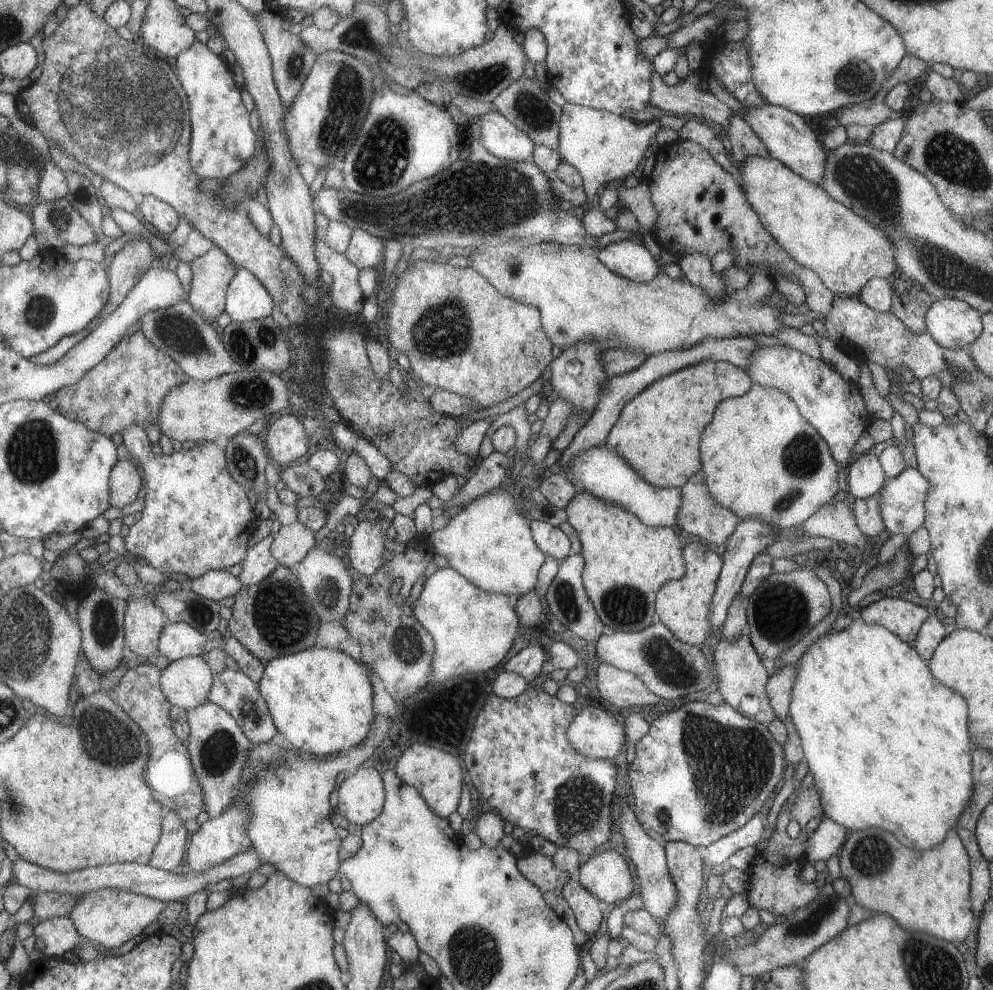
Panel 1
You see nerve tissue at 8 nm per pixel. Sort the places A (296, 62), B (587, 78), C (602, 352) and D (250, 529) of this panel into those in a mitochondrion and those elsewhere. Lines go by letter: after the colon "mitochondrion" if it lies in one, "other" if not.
A: mitochondrion
B: other
C: other
D: other

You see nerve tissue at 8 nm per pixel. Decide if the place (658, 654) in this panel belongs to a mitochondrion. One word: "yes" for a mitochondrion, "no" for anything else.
yes

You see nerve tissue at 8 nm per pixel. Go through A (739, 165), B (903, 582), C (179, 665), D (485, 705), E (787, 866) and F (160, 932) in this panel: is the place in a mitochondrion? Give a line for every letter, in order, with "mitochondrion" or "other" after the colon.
A: other
B: other
C: other
D: other
E: other
F: other

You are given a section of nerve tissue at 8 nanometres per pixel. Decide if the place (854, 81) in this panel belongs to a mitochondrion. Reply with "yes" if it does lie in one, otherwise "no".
yes

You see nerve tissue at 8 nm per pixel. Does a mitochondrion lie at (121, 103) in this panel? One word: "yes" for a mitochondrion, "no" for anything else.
yes

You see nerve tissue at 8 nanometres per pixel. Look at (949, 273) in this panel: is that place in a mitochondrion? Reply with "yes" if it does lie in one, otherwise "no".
yes

